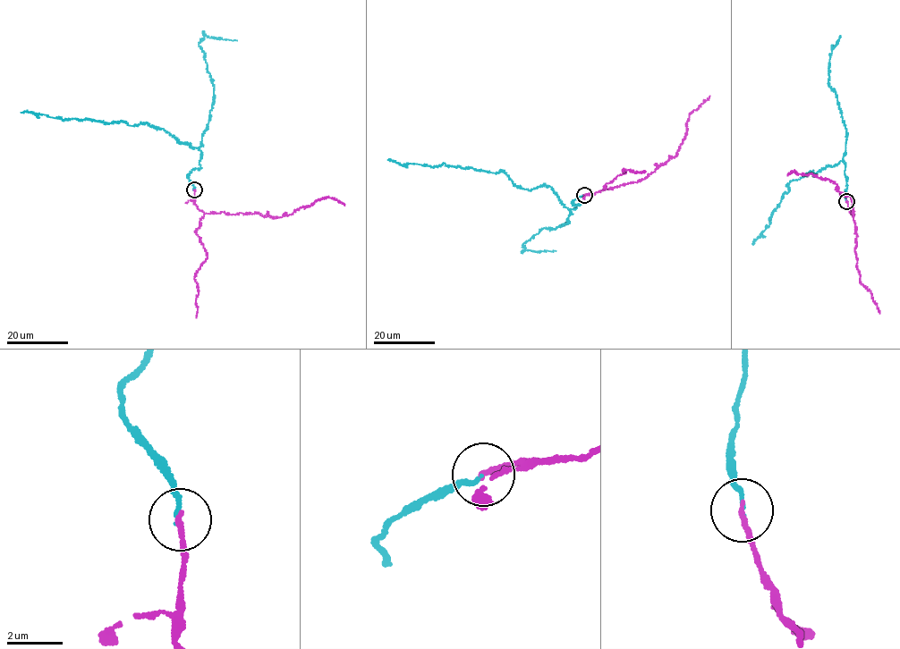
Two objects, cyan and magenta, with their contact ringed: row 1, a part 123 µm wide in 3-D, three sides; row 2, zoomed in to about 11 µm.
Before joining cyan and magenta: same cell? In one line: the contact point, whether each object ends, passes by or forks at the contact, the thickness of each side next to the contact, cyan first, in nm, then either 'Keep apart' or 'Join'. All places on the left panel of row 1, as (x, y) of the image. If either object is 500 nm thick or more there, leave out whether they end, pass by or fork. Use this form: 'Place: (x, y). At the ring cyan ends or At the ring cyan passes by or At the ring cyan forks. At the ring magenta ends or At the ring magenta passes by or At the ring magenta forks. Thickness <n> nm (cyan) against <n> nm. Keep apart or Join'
Place: (194, 189). At the ring cyan ends. At the ring magenta ends. Thickness 150 nm (cyan) against 180 nm. Join

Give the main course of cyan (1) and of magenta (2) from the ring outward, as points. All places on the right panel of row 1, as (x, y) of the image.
1: (846, 201), (844, 162), (816, 174), (809, 172), (787, 185), (790, 191), (782, 195), (770, 223), (753, 245)
2: (846, 201), (853, 216), (852, 197), (843, 195), (833, 181), (794, 171), (787, 175)

